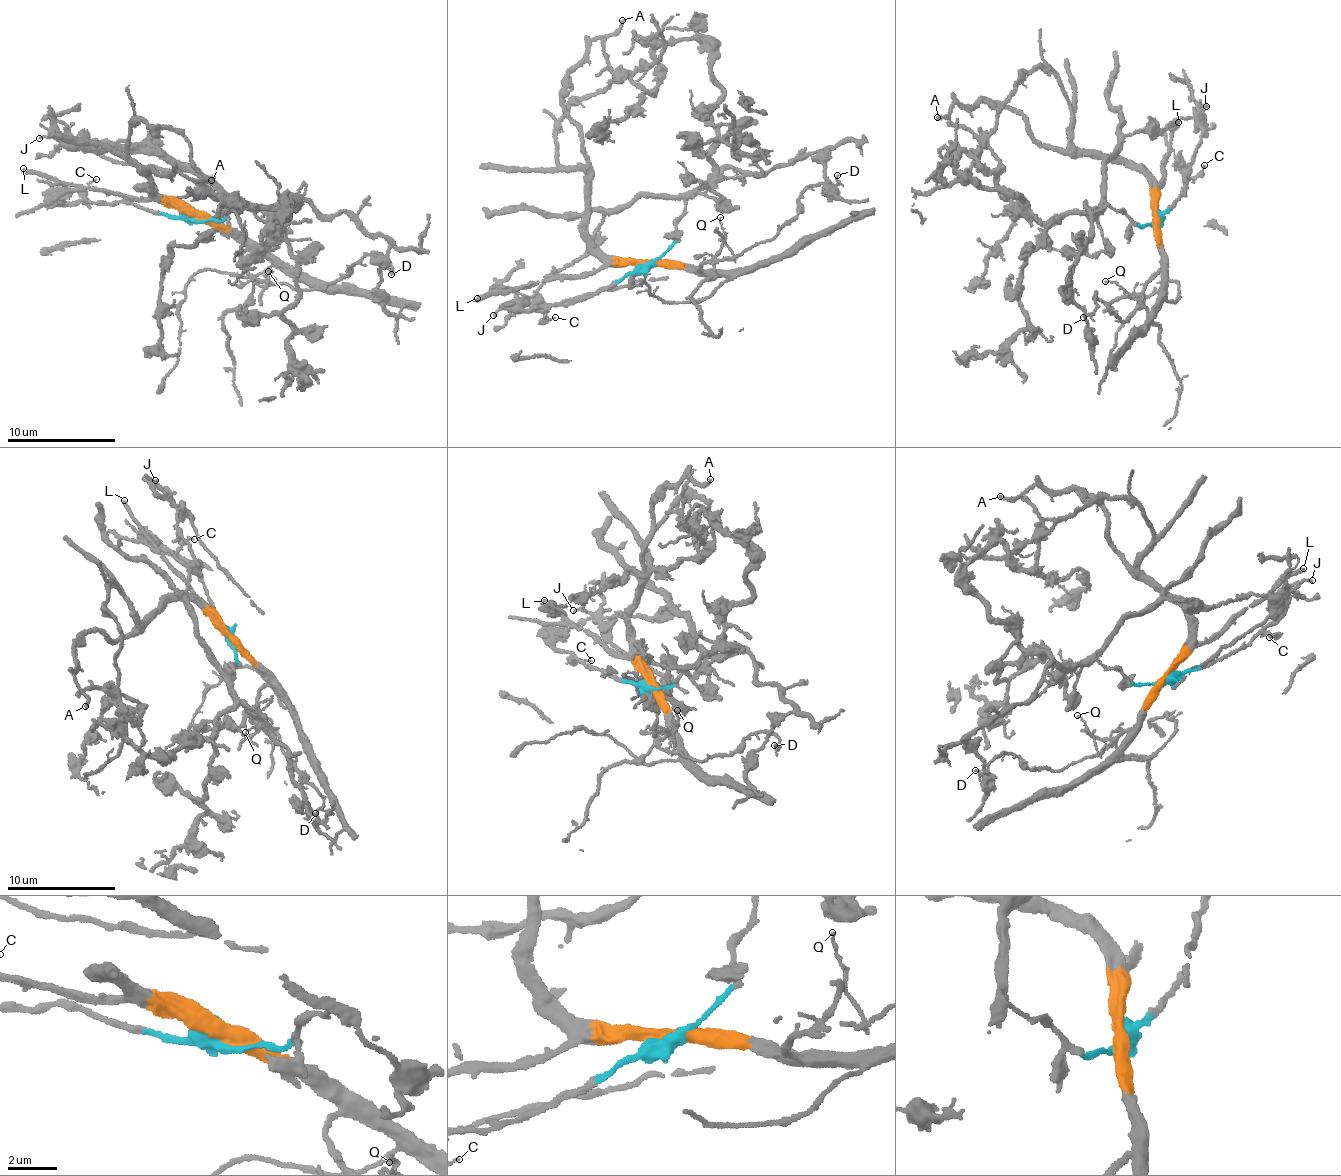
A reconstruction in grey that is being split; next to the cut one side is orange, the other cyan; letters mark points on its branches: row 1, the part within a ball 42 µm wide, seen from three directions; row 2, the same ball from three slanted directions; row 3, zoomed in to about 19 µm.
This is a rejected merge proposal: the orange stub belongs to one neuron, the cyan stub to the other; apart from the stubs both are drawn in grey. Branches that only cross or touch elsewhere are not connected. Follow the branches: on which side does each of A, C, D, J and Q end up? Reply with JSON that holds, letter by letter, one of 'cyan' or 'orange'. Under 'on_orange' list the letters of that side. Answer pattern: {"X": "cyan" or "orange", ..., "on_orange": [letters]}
{"A": "orange", "C": "cyan", "D": "orange", "J": "cyan", "Q": "orange", "on_orange": ["A", "D", "Q"]}

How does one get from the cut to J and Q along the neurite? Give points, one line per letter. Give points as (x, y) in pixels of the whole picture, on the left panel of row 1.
J: (194, 215), (215, 222), (241, 203), (192, 172), (181, 170), (162, 150), (145, 141), (38, 138)
Q: (194, 216), (211, 215), (245, 250), (241, 264), (254, 277), (266, 278), (269, 271)

